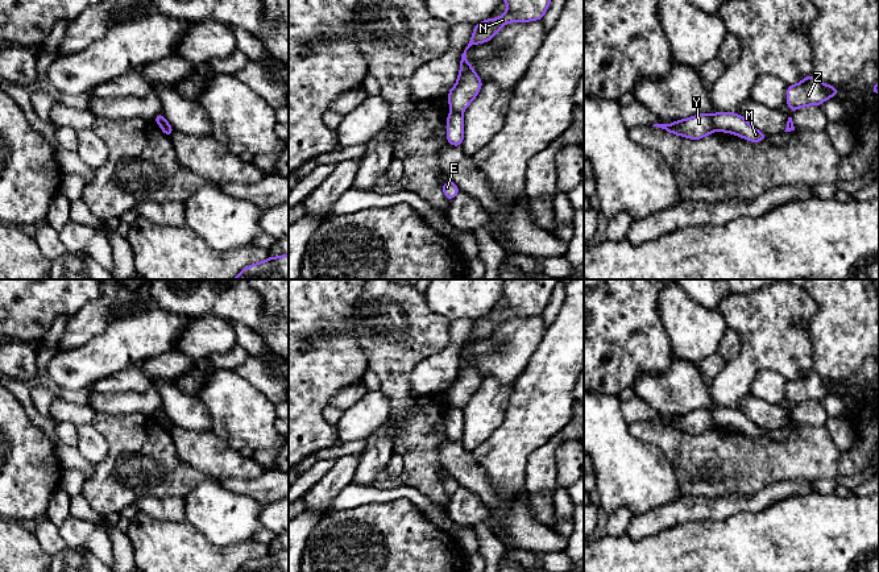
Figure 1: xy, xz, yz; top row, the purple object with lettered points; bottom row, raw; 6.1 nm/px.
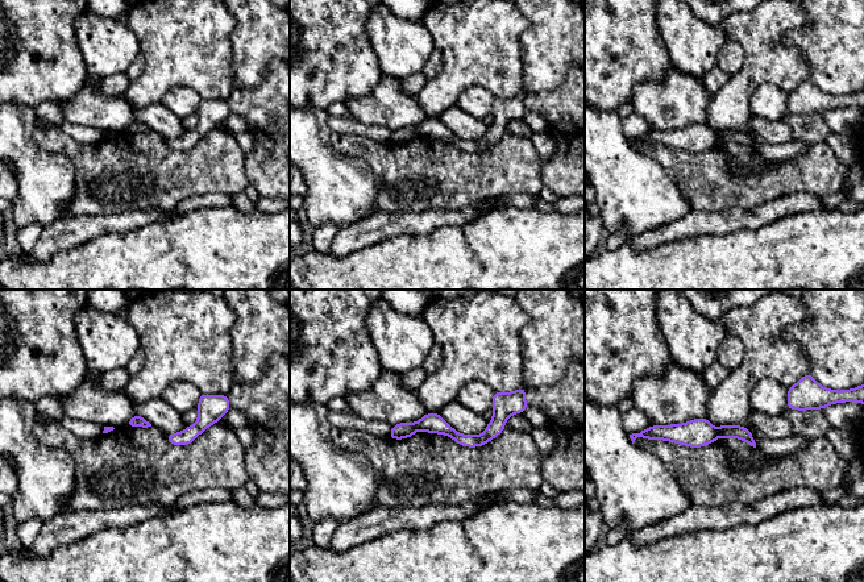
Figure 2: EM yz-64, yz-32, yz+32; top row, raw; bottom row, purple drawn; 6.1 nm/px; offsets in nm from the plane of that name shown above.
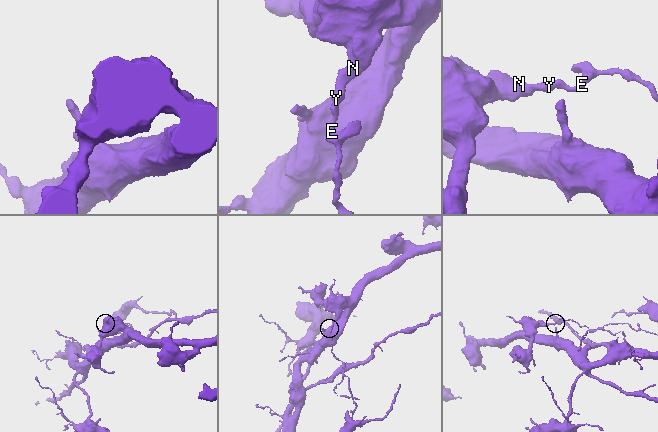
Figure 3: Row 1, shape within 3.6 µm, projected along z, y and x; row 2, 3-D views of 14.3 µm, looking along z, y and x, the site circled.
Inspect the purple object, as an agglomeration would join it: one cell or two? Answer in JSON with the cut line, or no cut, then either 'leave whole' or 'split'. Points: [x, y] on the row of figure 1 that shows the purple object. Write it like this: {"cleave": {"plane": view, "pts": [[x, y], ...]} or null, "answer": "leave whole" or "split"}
{"cleave": {"plane": "yz", "pts": [[710, 116], [716, 129]]}, "answer": "split"}

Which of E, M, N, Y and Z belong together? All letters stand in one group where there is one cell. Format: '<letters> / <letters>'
E M Z / N Y

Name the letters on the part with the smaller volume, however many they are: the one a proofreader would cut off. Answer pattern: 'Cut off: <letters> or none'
Cut off: E, M, Z

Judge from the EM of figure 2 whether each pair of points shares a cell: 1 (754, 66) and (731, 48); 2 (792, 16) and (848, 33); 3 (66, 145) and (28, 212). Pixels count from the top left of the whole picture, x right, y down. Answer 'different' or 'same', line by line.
1: different
2: different
3: different

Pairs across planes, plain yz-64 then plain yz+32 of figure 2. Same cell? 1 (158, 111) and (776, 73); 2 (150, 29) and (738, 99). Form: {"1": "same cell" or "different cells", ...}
{"1": "different cells", "2": "same cell"}

